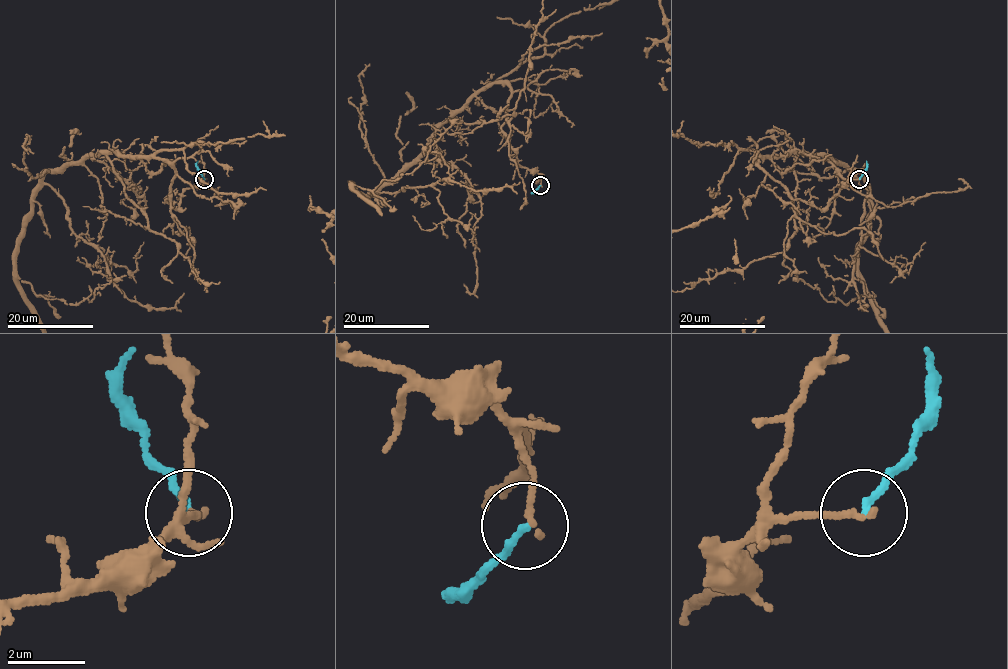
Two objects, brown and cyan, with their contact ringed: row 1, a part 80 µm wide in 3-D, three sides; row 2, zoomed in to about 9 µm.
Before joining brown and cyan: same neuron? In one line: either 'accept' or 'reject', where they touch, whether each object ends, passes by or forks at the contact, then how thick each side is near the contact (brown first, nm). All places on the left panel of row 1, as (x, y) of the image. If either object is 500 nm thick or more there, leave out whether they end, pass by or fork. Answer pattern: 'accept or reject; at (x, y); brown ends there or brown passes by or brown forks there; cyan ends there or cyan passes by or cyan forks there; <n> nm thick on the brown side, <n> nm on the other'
reject; at (204, 179); brown ends there; cyan ends there; 180 nm thick on the brown side, 190 nm on the other

